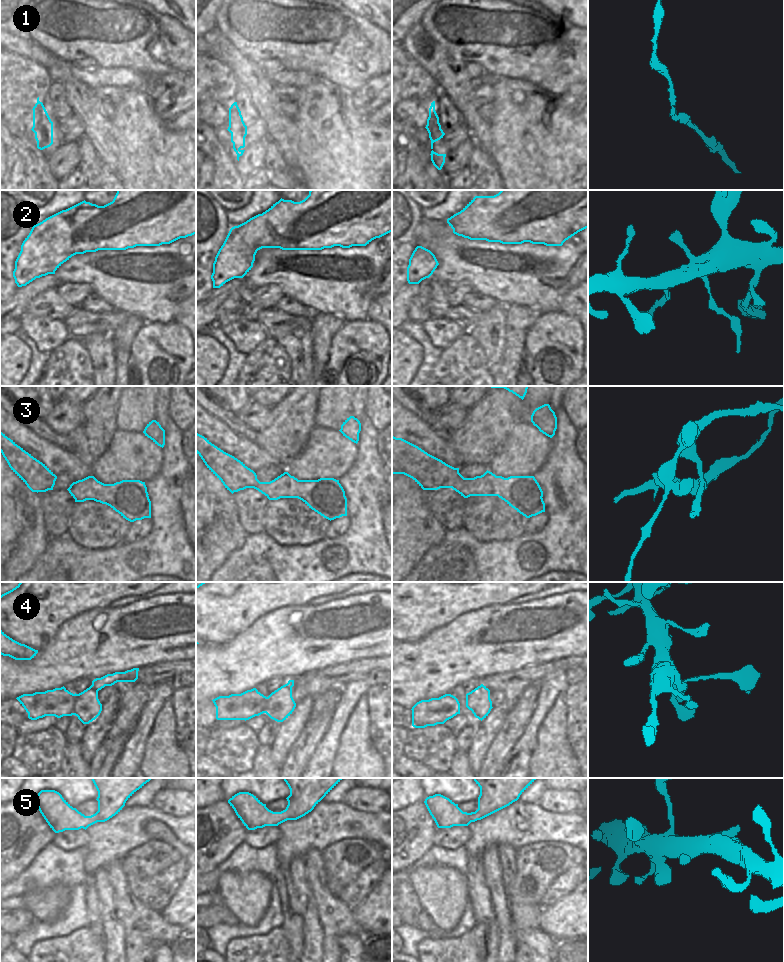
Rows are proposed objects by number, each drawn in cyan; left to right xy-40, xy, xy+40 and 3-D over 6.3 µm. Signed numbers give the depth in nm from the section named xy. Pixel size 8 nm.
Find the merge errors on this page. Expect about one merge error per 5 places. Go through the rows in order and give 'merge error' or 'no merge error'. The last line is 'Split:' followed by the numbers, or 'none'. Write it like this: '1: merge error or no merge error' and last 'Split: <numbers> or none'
1: no merge error
2: no merge error
3: merge error
4: no merge error
5: no merge error
Split: 3

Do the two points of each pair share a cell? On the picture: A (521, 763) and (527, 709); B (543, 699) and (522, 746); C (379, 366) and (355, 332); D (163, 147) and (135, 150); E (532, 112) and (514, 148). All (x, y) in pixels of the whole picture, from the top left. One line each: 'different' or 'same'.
A: different
B: same
C: same
D: same
E: same

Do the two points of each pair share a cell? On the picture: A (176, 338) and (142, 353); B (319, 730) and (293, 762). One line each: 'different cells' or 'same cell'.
A: same cell
B: same cell

